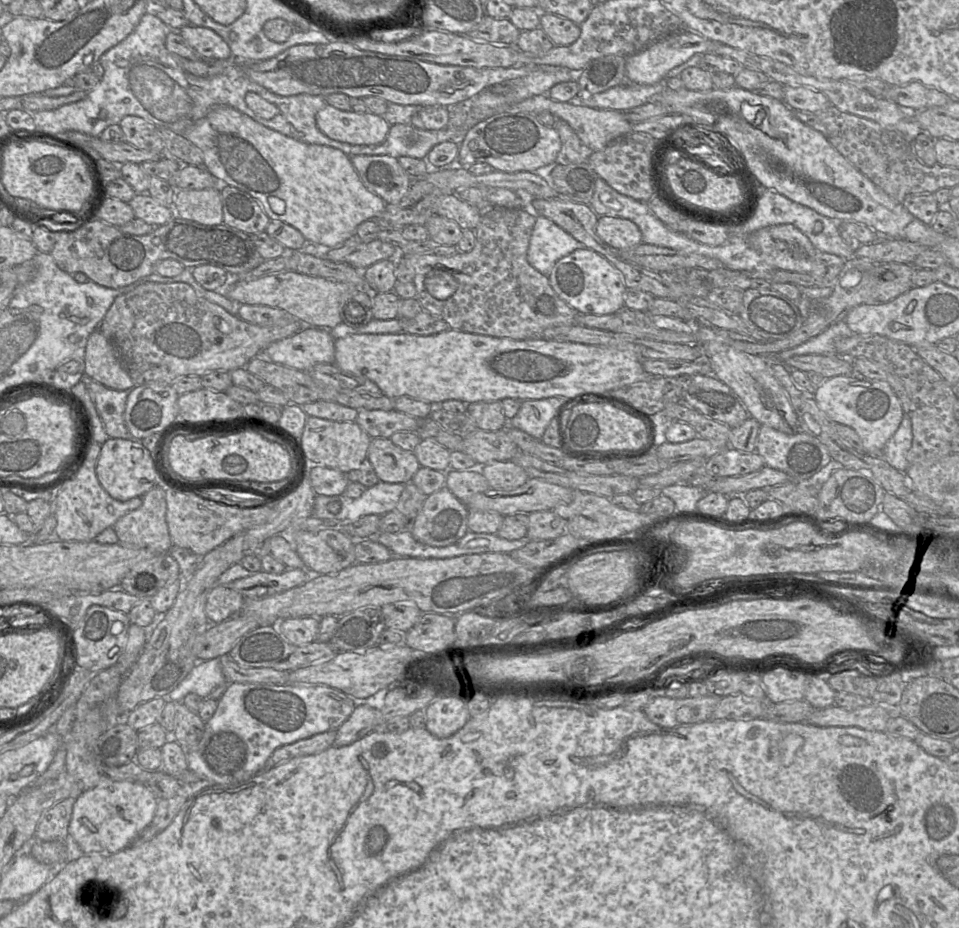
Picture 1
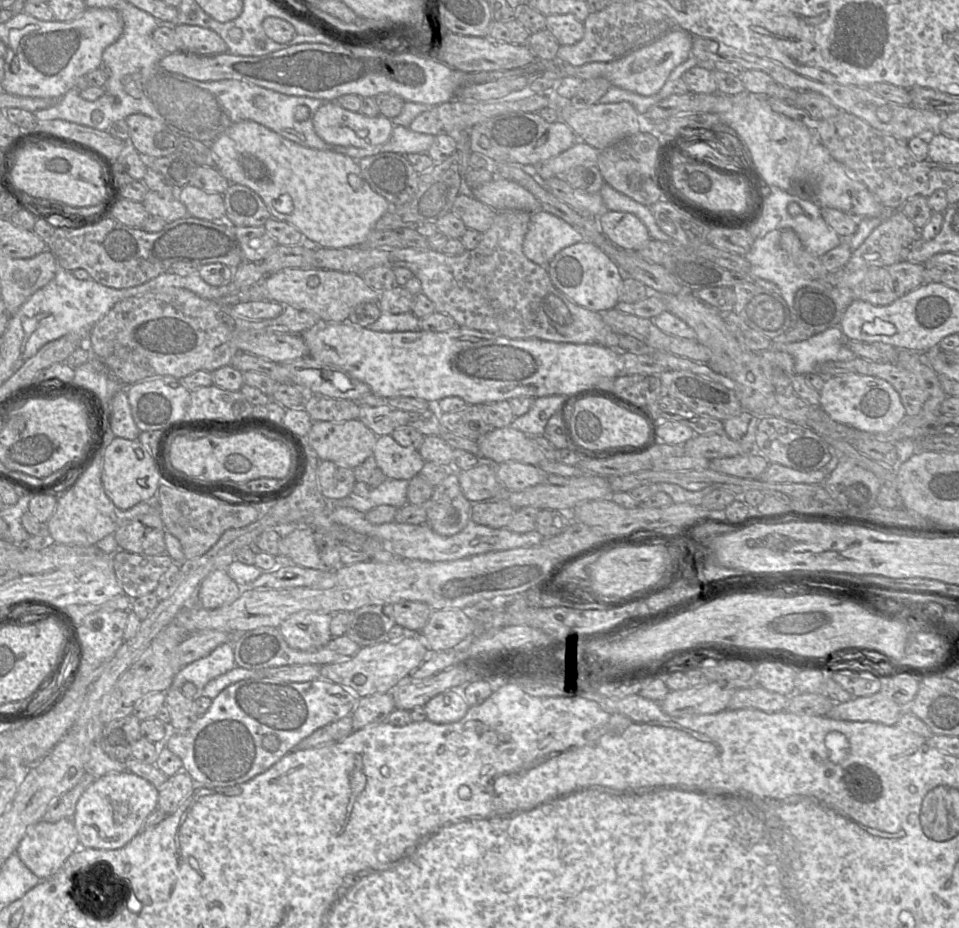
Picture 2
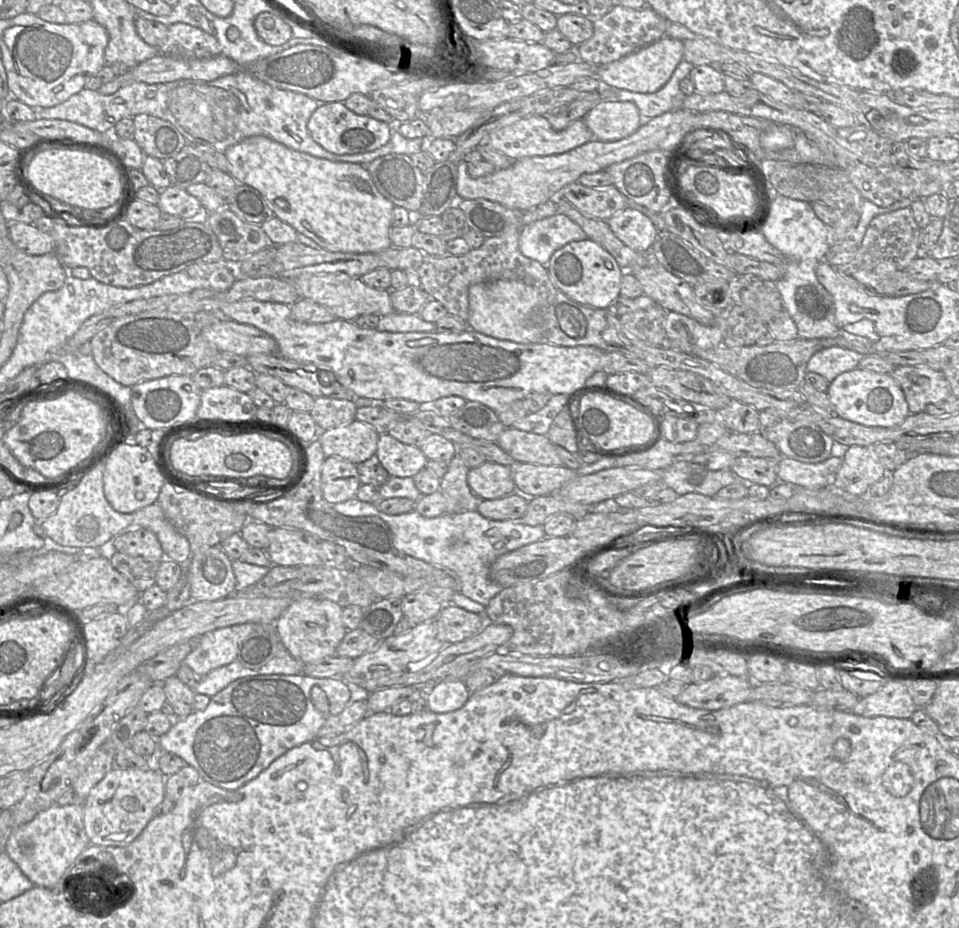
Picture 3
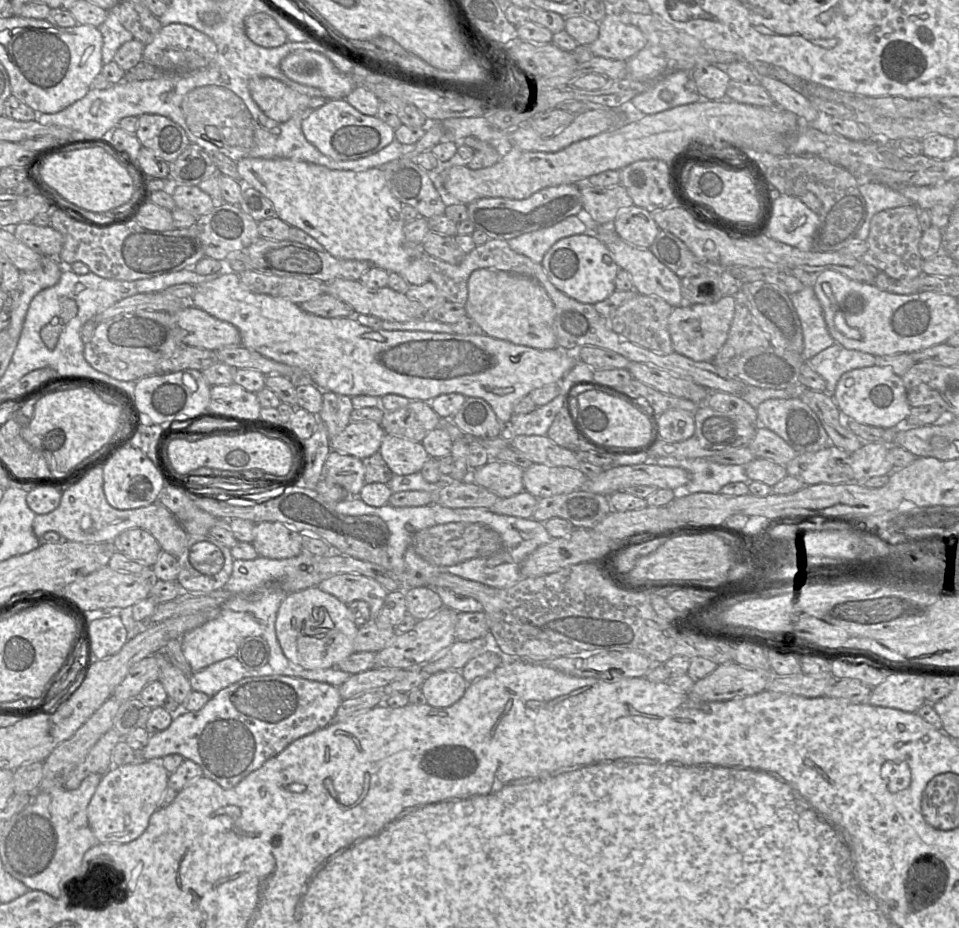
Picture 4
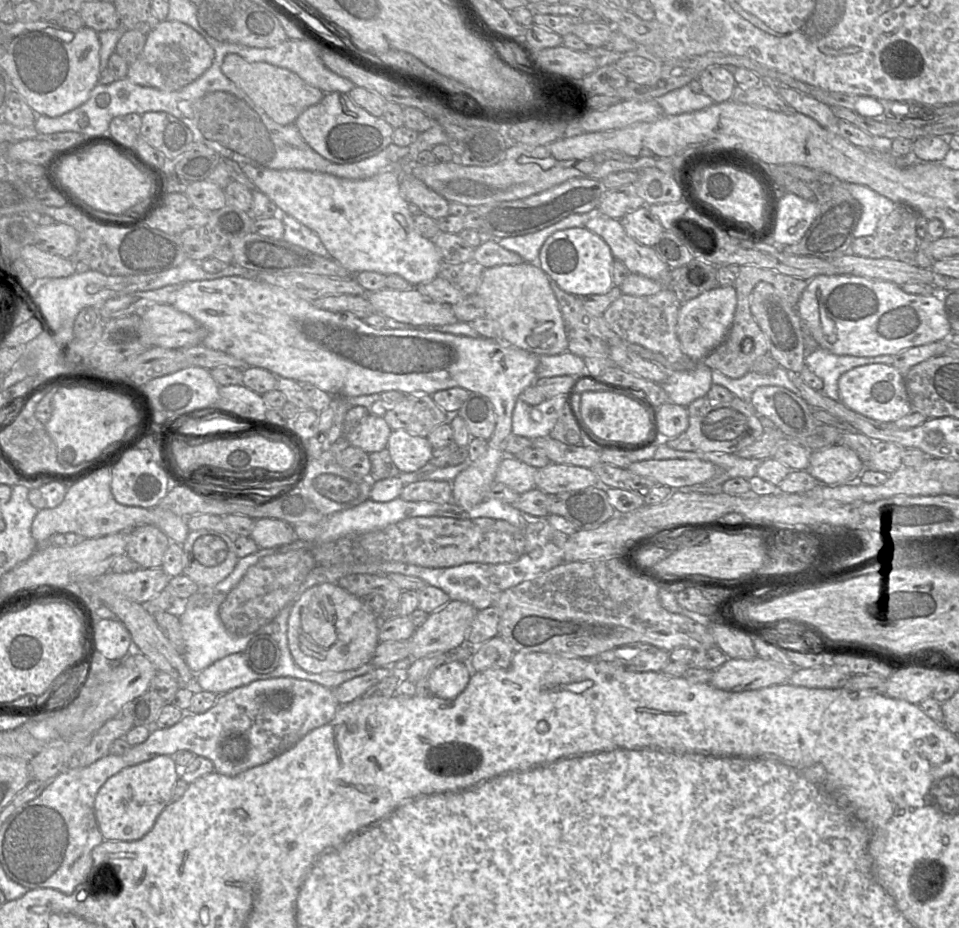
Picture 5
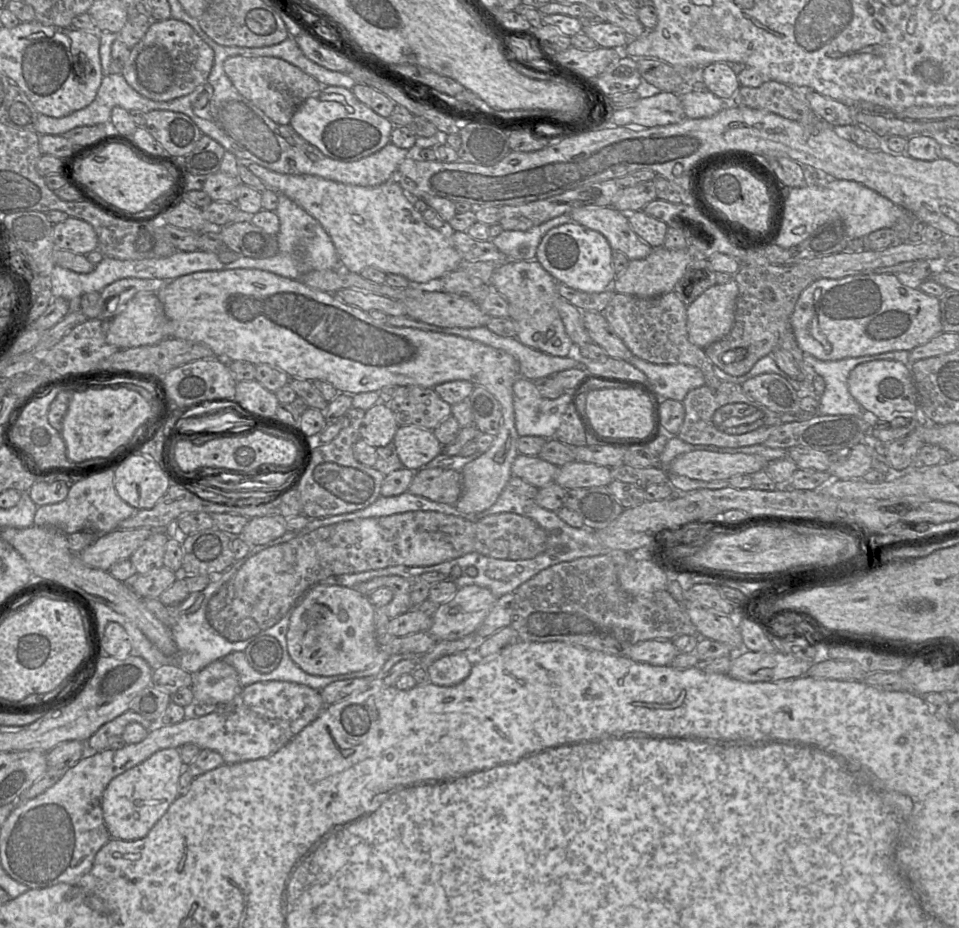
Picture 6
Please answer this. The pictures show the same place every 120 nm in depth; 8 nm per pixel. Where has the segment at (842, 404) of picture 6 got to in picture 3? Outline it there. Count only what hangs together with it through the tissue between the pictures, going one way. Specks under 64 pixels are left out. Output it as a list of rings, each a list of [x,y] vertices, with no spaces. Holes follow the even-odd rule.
[[[841,346],[823,348],[811,356],[807,371],[821,375],[830,383],[841,373],[857,368],[862,357],[862,354]]]

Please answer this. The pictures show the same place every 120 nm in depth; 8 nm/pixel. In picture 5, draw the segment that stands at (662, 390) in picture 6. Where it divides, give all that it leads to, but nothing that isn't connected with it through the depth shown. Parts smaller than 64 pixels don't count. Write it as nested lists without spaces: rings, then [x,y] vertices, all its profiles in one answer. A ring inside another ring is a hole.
[[[700,361],[691,370],[670,371],[663,388],[670,402],[687,407],[694,400],[707,396],[712,384],[712,370]]]

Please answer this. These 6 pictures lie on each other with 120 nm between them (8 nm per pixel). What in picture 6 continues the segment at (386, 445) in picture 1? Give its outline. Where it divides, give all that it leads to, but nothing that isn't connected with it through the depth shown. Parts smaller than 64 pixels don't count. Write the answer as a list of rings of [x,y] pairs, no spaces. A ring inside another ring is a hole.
[[[399,426],[393,443],[403,467],[418,471],[442,452],[433,430],[419,426]]]

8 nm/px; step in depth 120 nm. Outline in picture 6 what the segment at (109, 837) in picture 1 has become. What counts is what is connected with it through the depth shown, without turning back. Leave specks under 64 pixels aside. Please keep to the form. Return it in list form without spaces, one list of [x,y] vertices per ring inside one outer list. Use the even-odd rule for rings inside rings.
[[[165,748],[110,781],[101,798],[102,816],[110,839],[136,840],[145,836],[177,799],[178,781],[183,770],[179,749]]]

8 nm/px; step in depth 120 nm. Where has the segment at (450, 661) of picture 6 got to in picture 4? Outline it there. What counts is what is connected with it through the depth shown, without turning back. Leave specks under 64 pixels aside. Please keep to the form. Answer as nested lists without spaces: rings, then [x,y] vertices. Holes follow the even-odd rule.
[[[447,670],[428,676],[421,690],[427,704],[436,708],[445,708],[459,701],[468,685],[461,671]]]

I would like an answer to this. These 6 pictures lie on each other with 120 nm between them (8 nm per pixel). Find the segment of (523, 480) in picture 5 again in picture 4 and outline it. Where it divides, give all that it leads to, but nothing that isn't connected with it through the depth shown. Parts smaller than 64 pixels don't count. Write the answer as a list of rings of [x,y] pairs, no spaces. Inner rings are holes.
[[[490,459],[485,465],[473,469],[469,479],[499,498],[508,498],[524,490],[523,472],[523,468],[510,462]]]

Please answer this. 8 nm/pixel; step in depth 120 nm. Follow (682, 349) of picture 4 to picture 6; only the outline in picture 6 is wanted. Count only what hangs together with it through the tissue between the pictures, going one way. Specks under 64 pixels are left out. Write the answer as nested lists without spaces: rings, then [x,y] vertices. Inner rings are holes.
[[[734,279],[709,287],[687,306],[688,339],[705,349],[731,331],[735,319],[738,285]]]

